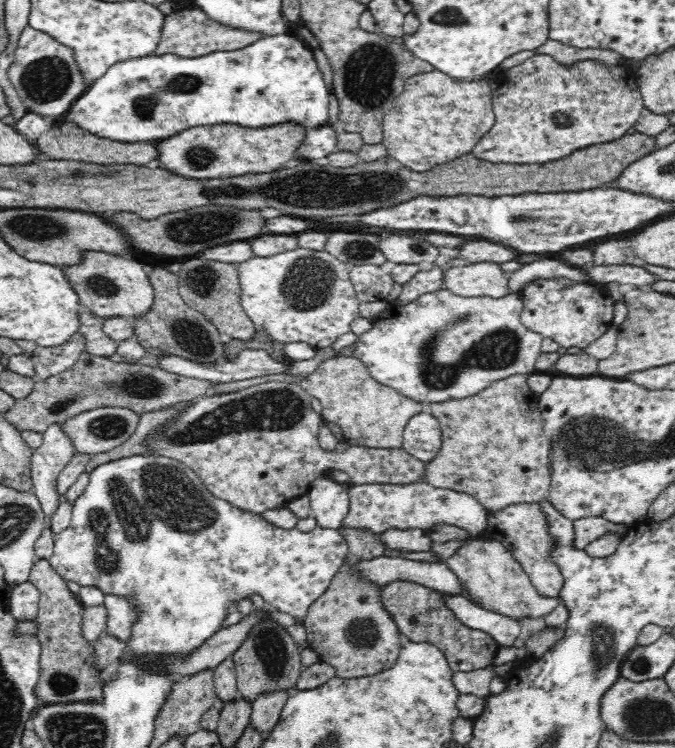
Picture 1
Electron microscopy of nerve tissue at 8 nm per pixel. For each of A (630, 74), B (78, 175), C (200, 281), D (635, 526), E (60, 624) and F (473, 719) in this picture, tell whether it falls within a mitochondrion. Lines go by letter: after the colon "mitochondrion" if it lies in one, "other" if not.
A: other
B: mitochondrion
C: mitochondrion
D: other
E: other
F: other

